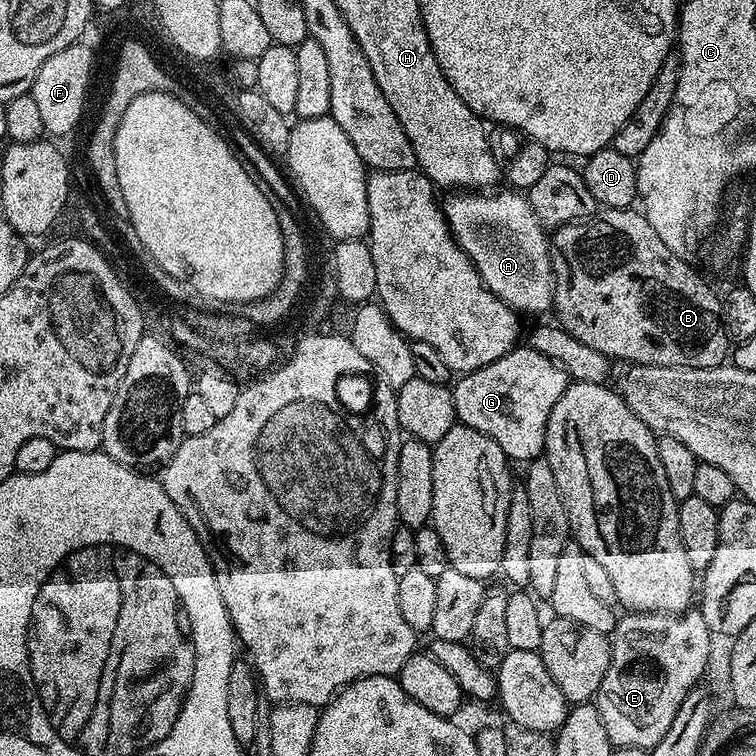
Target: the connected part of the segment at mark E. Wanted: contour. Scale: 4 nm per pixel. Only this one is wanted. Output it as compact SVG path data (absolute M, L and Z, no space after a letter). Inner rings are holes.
M698 610L679 614L629 611L624 615L617 619L616 628L610 633L610 666L606 670L606 678L602 678L600 688L596 691L594 703L602 714L602 722L606 722L606 734L610 734L613 748L638 746L651 750L659 744L666 730L670 730L670 722L674 722L684 699L701 683L700 679L708 668L708 659L712 656L714 634Z

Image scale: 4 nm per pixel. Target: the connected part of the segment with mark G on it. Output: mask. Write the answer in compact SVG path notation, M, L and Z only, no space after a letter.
M517 346L498 358L498 362L465 372L455 381L452 397L456 418L459 423L498 442L509 461L534 460L544 451L550 410L554 410L554 402L562 398L569 383L568 373L546 358L546 354L538 354L538 350L527 346Z

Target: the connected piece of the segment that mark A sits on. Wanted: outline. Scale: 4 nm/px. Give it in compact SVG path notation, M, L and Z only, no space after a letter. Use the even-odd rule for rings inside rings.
M456 190L451 193L452 196L447 201L443 201L442 207L444 217L448 223L448 228L452 231L452 236L456 239L456 244L470 258L470 262L478 270L478 274L482 278L482 282L490 289L498 298L502 298L502 302L506 302L515 308L517 313L525 314L524 312L548 312L551 313L554 308L556 298L556 281L552 274L552 253L550 251L550 236L543 224L540 223L538 214L534 214L534 210L530 206L527 195L521 194L516 190L504 190L508 192L496 192L500 190L492 190L485 194L480 190Z

